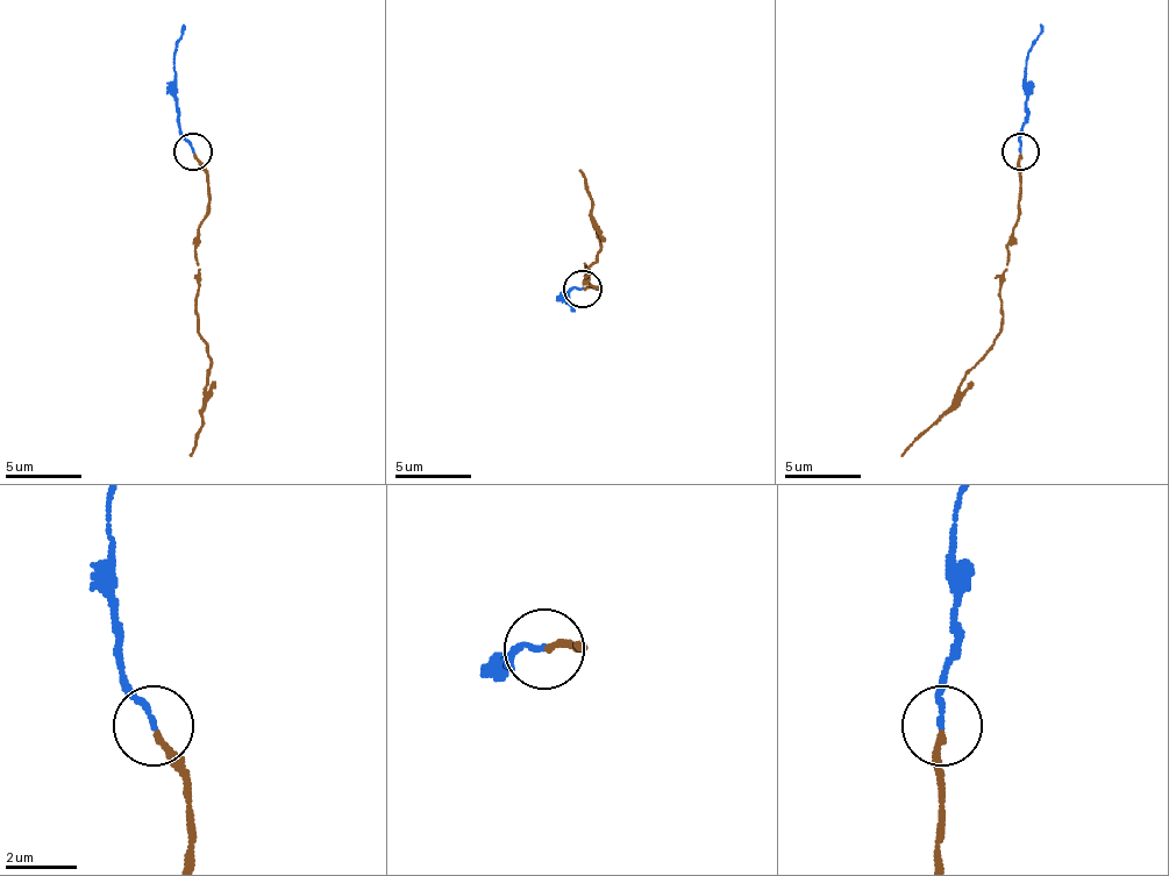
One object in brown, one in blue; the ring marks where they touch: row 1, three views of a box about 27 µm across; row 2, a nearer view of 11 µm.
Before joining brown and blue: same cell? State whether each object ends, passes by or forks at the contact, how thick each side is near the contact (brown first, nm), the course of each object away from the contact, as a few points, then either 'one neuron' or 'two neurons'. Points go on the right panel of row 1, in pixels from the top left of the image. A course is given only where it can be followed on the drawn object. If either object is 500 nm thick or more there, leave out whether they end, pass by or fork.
brown ends; blue ends; calibres 180 and 160 nm; course brown (1021, 152), (1021, 201), (1003, 273), (1003, 330), (995, 346), (964, 376), (949, 406), (900, 456); course blue (1021, 152), (1025, 57), (1040, 23); one neuron

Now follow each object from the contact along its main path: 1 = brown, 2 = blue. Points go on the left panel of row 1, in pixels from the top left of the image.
1: (193, 152), (209, 201), (198, 232), (198, 330), (205, 346), (209, 376), (205, 406), (190, 456)
2: (193, 152), (178, 126), (175, 95), (175, 57), (183, 23)

